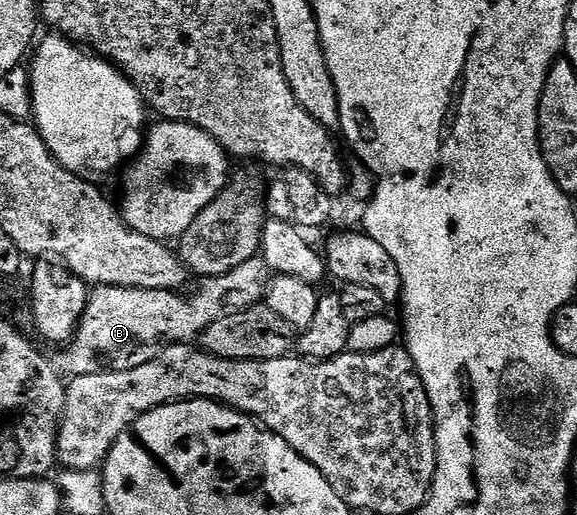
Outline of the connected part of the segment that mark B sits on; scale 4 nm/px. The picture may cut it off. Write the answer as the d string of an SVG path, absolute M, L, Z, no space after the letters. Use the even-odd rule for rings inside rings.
M256 257L224 275L204 278L199 284L199 291L192 295L128 287L94 288L74 339L60 350L63 352L59 363L57 359L58 370L74 377L137 369L137 365L153 361L165 348L194 340L215 321L258 304L269 286L269 270L263 258Z

